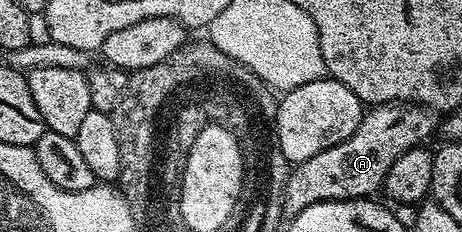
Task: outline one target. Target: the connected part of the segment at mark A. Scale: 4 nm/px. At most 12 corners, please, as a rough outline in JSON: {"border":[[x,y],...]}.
{"border":[[376,104],[346,140],[295,163],[283,213],[372,198],[438,130],[422,106]]}

